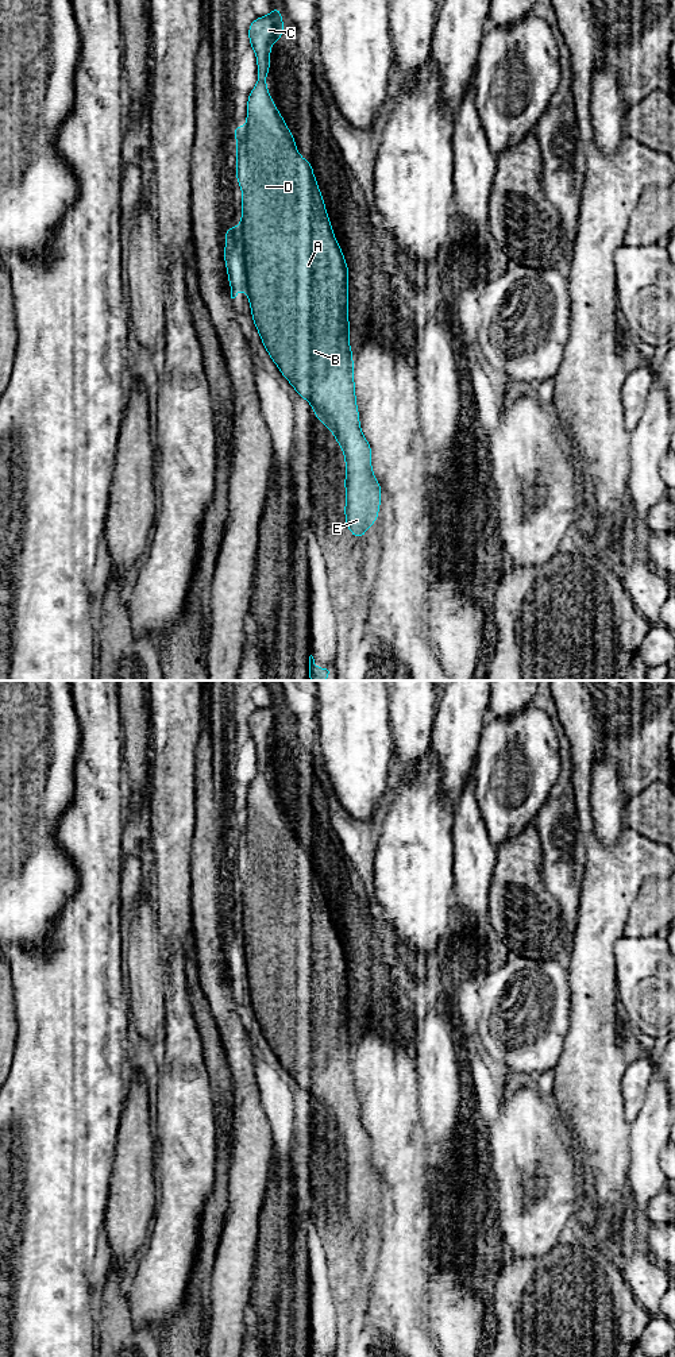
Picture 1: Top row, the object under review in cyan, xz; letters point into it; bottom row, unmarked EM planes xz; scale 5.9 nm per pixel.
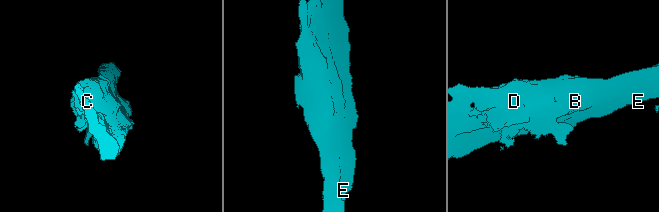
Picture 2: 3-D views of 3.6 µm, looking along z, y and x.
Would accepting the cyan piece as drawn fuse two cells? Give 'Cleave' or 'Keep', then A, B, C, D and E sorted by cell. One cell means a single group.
Keep. Groups: A B C D E

